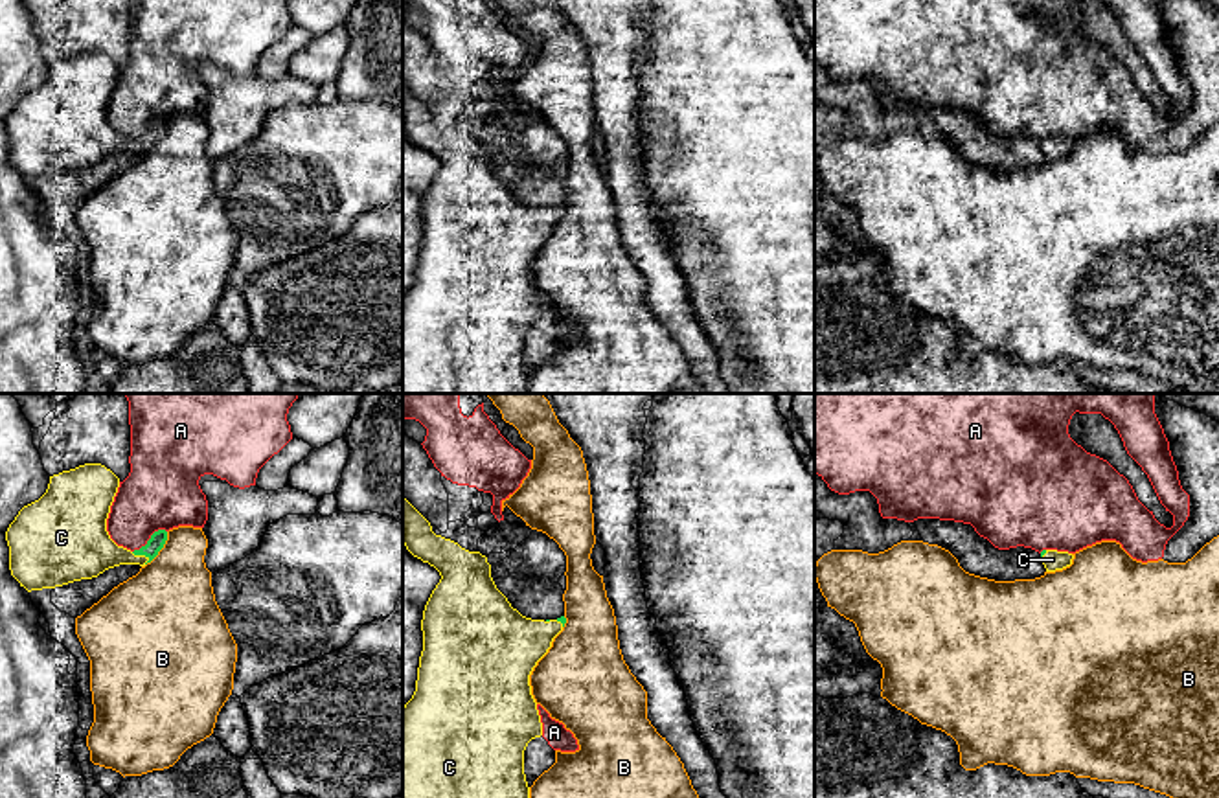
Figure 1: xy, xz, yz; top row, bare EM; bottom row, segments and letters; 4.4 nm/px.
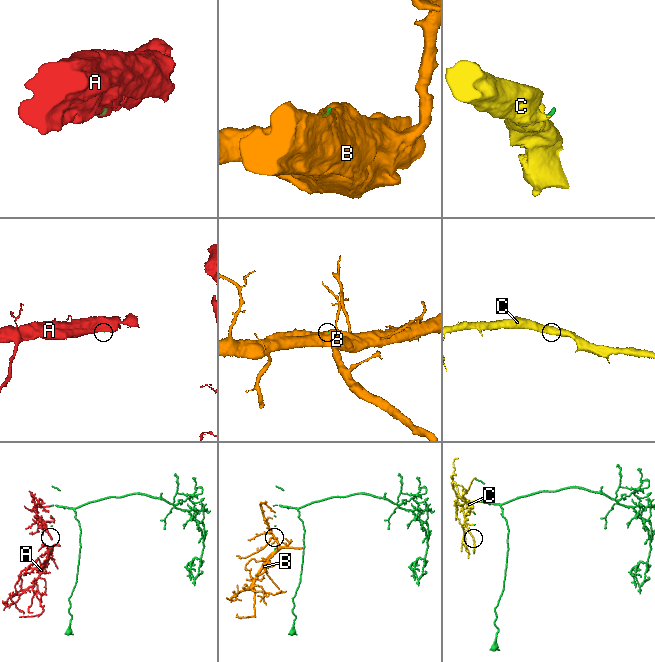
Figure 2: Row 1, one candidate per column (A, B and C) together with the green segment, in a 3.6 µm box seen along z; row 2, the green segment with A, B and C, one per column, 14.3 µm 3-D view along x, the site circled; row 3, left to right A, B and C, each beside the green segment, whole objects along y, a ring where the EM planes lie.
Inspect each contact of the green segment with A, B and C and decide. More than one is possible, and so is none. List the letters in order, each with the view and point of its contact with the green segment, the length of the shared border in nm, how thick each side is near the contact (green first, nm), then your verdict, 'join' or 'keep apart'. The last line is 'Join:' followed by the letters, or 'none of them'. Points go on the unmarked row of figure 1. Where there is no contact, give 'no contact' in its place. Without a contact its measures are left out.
A: meets green in xy at (149, 127); contact 180 nm long; 70 nm thick on the green side, 320 nm on the other; keep apart
B: meets green in xy at (162, 135); contact 180 nm long; 70 nm thick on the green side, 380 nm on the other; keep apart
C: meets green in xy at (140, 142); contact 90 nm long; 70 nm thick on the green side, 260 nm on the other; join
Join: C

